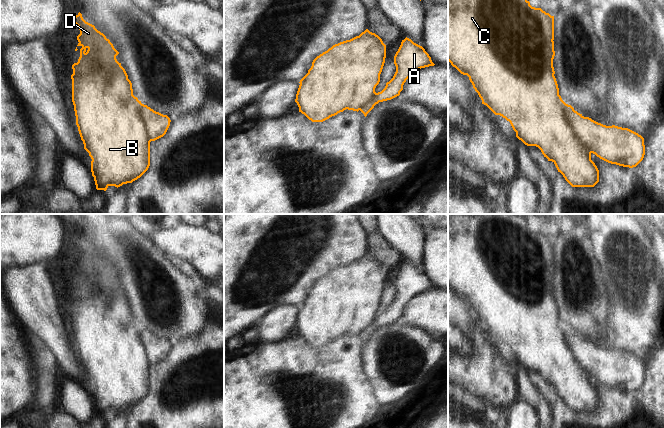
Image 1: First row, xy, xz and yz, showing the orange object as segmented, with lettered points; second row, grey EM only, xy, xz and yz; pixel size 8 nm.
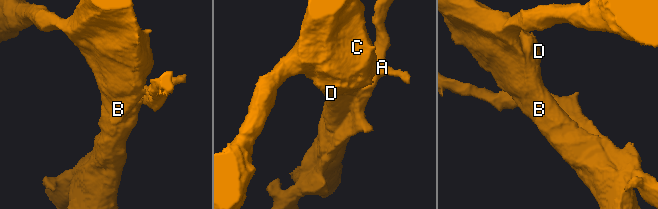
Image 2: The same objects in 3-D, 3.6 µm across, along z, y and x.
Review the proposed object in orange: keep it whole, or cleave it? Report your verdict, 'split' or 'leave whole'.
split

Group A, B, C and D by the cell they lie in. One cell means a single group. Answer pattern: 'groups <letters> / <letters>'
groups A / B C D

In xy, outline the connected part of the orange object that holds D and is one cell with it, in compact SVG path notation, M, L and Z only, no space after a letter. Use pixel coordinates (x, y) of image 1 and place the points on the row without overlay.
M79 236L72 247L80 254L80 281L72 289L72 326L76 349L91 381L91 396L97 414L120 411L140 402L150 390L150 366L140 332L141 325L133 319L132 307L116 283L119 276L94 249L86 246Z

